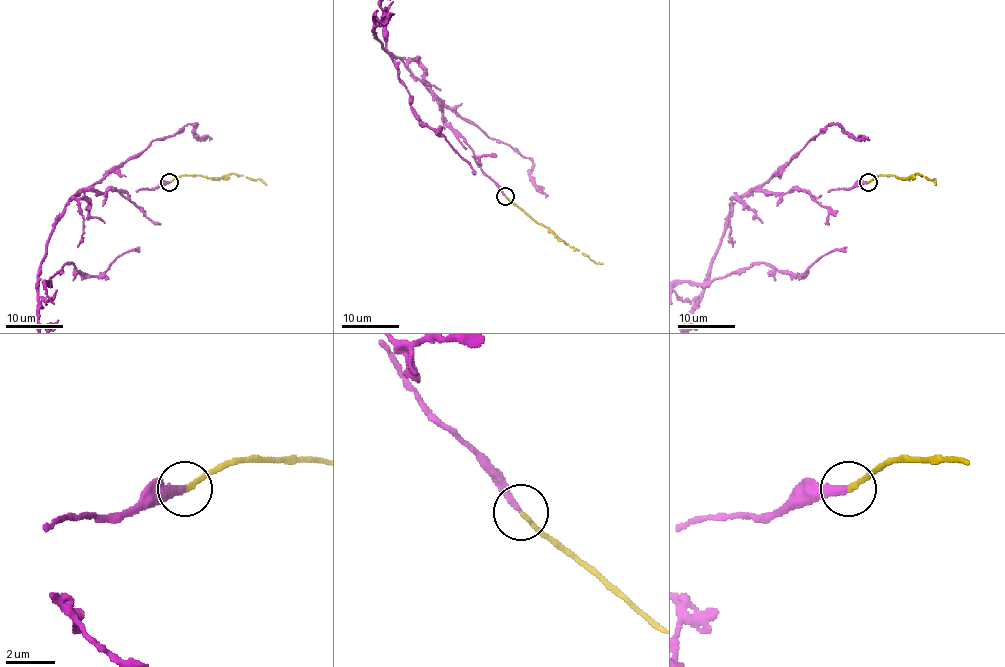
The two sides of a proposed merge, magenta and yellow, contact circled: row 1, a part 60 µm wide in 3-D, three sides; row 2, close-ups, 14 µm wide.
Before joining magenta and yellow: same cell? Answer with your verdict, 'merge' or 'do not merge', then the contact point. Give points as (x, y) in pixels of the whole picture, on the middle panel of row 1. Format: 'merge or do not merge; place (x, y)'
merge; place (505, 196)

